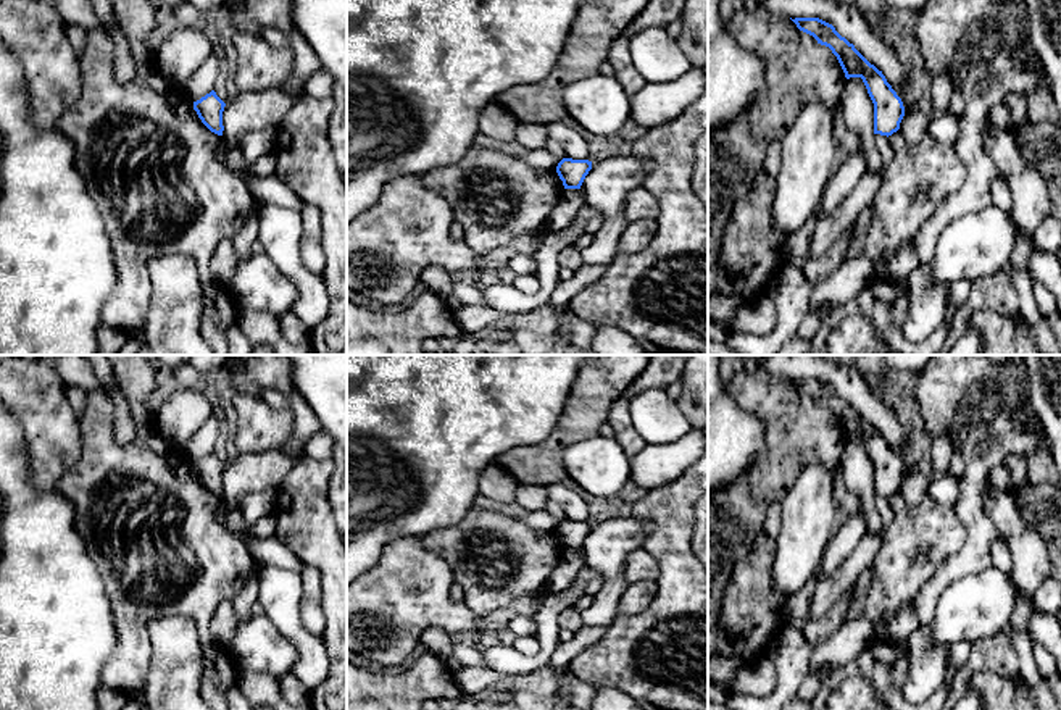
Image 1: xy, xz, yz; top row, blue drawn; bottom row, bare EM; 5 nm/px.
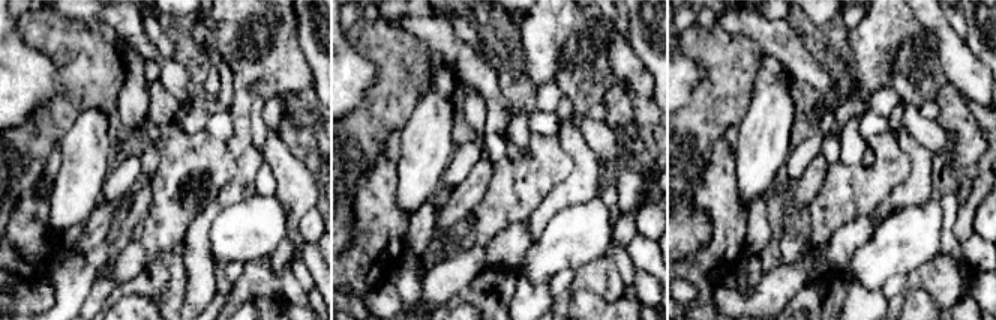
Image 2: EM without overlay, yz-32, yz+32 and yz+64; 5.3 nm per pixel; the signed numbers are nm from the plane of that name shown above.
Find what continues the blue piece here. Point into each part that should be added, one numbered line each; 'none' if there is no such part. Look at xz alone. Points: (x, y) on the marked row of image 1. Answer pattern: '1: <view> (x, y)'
none

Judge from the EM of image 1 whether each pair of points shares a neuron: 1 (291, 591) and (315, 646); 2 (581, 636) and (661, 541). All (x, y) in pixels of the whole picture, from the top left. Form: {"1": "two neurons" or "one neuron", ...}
{"1": "one neuron", "2": "two neurons"}

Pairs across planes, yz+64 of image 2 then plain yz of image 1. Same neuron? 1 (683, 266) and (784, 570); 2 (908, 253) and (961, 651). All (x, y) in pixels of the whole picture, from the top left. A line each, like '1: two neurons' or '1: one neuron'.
1: two neurons
2: two neurons

